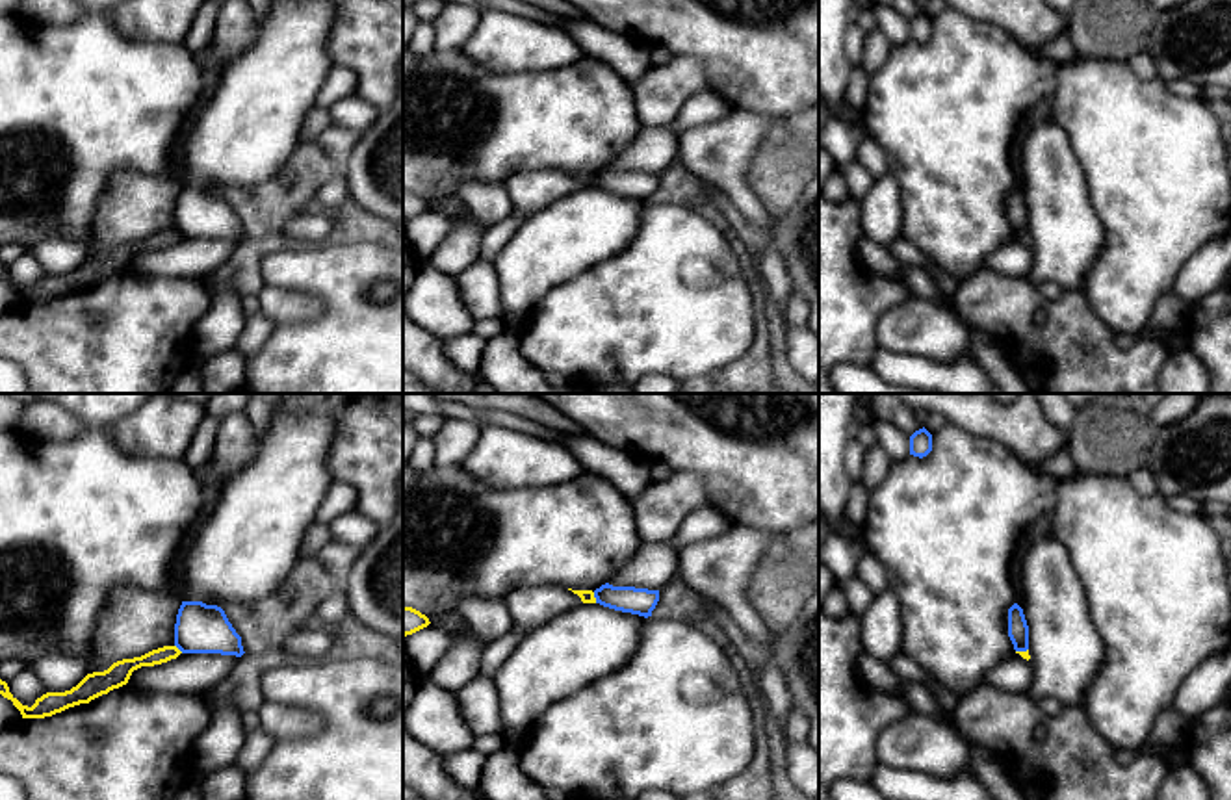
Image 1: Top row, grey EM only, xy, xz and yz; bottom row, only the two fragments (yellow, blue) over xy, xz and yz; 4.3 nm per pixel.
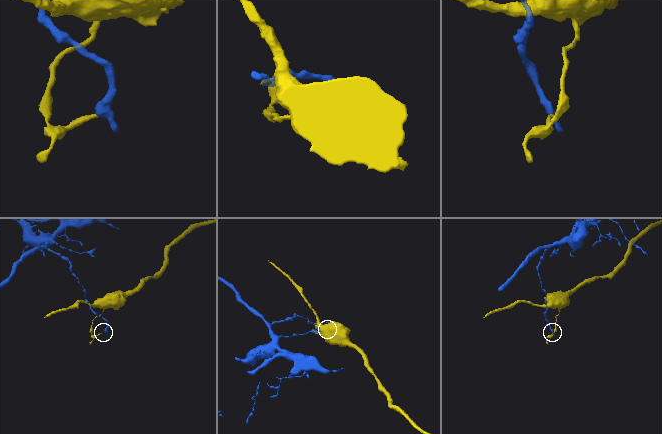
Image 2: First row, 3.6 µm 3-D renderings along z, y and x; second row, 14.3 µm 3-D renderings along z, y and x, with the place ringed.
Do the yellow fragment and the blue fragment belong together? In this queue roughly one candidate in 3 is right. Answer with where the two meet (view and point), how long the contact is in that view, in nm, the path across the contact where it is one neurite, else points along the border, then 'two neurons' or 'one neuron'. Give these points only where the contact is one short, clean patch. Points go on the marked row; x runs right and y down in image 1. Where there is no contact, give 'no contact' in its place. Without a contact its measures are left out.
contact xz (595, 598); length 50 nm; border xz (593, 593), (596, 602); two neurons

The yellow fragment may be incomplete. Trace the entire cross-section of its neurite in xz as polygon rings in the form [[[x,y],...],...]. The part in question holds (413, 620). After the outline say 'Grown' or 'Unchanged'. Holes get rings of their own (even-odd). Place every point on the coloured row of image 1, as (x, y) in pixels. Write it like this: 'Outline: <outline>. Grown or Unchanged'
Outline: [[[403,607],[403,637],[416,633],[427,627],[429,624],[429,618],[420,611],[412,607]]]. Unchanged

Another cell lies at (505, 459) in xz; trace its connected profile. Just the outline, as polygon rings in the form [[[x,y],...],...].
[[[503,425],[483,427],[462,468],[499,490],[555,486],[585,473],[566,447]]]

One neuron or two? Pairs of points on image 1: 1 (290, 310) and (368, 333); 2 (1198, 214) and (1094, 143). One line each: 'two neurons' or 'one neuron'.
1: two neurons
2: one neuron

